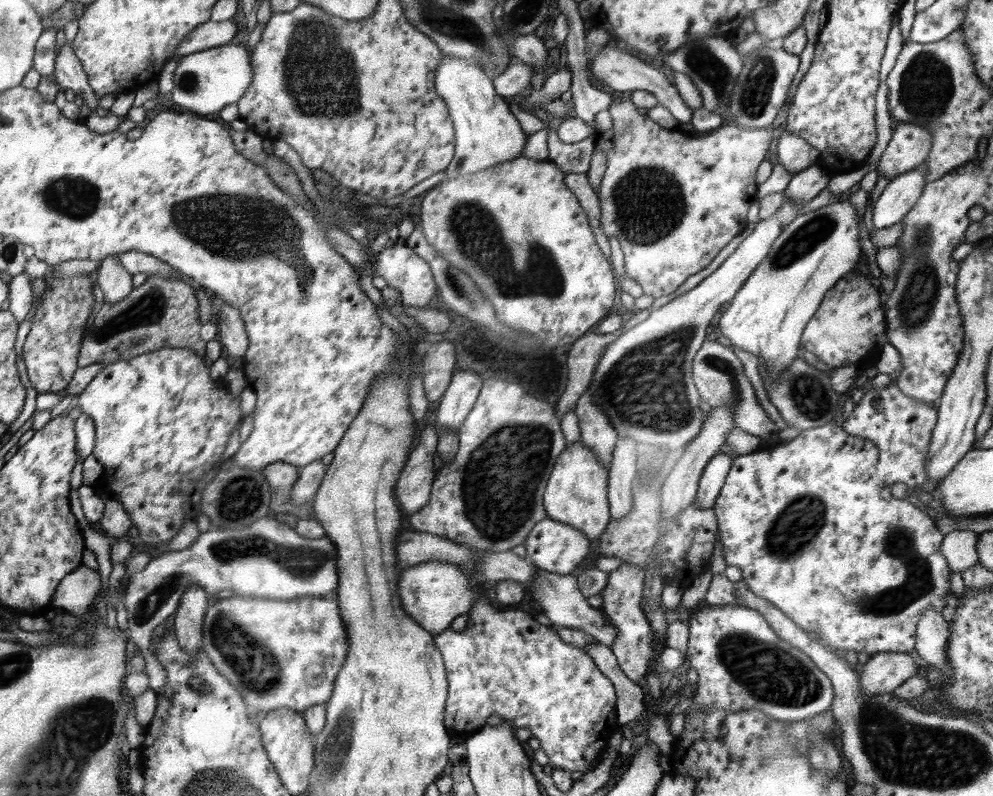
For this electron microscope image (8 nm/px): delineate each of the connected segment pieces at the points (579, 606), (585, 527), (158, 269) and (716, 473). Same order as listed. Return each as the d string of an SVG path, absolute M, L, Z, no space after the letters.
M538 568L538 574L532 582L529 589L532 596L542 608L542 613L546 614L551 620L554 628L570 628L580 630L590 637L593 637L599 643L606 646L612 646L617 638L617 629L614 623L610 621L610 617L604 613L602 608L595 609L587 601L587 598L578 590L576 577L571 575L558 575Z
M582 442L568 444L553 464L543 495L543 505L548 518L574 526L590 543L598 541L610 524L610 504L607 498L608 470L598 456Z
M128 250L115 254L115 256L116 260L132 275L147 274L149 276L158 275L164 278L175 278L180 273L166 262L137 250Z
M720 452L714 453L706 463L700 475L695 497L696 506L700 506L700 510L713 508L730 467L732 467L732 457Z

